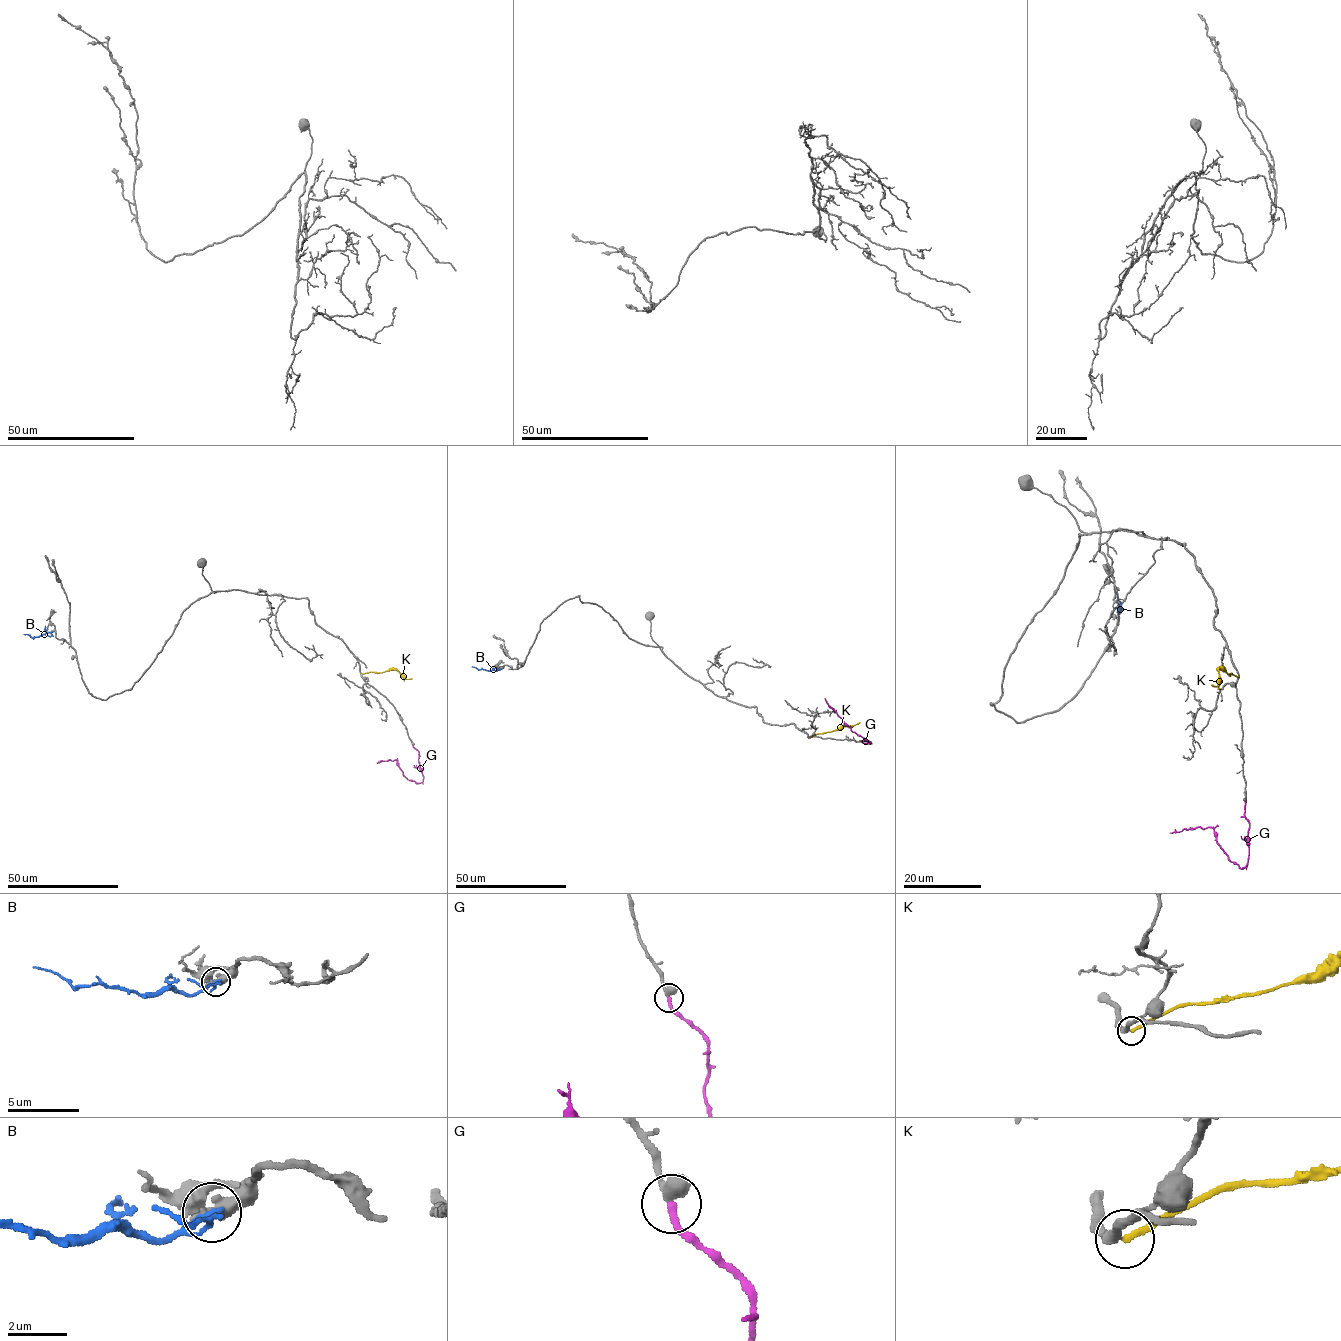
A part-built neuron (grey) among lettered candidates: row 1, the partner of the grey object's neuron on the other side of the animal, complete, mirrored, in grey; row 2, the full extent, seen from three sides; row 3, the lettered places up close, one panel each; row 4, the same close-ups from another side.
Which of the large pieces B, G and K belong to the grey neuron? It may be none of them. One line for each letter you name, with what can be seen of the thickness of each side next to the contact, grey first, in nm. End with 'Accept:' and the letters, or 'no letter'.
G: Thickness 550 nm (grey) against 240 nm
Accept: G

